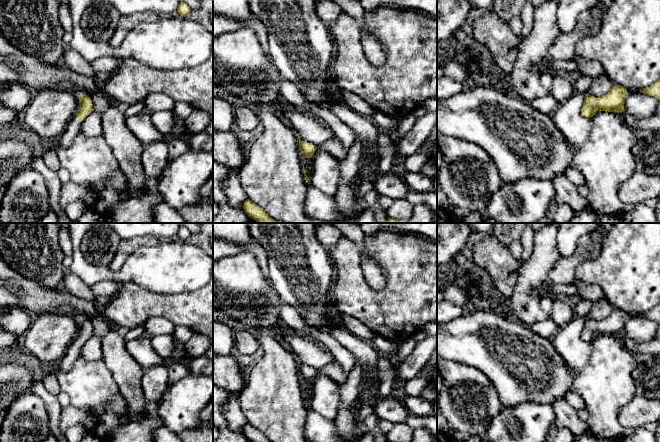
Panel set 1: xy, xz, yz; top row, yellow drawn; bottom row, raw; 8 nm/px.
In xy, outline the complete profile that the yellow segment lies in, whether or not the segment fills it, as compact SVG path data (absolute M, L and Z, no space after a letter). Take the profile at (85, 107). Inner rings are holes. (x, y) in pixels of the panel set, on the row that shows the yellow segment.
M86 94L79 95L79 106L76 115L69 121L64 133L55 141L55 145L69 147L80 130L82 121L93 112L91 98Z

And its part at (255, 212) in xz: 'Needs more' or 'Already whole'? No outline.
Already whole

